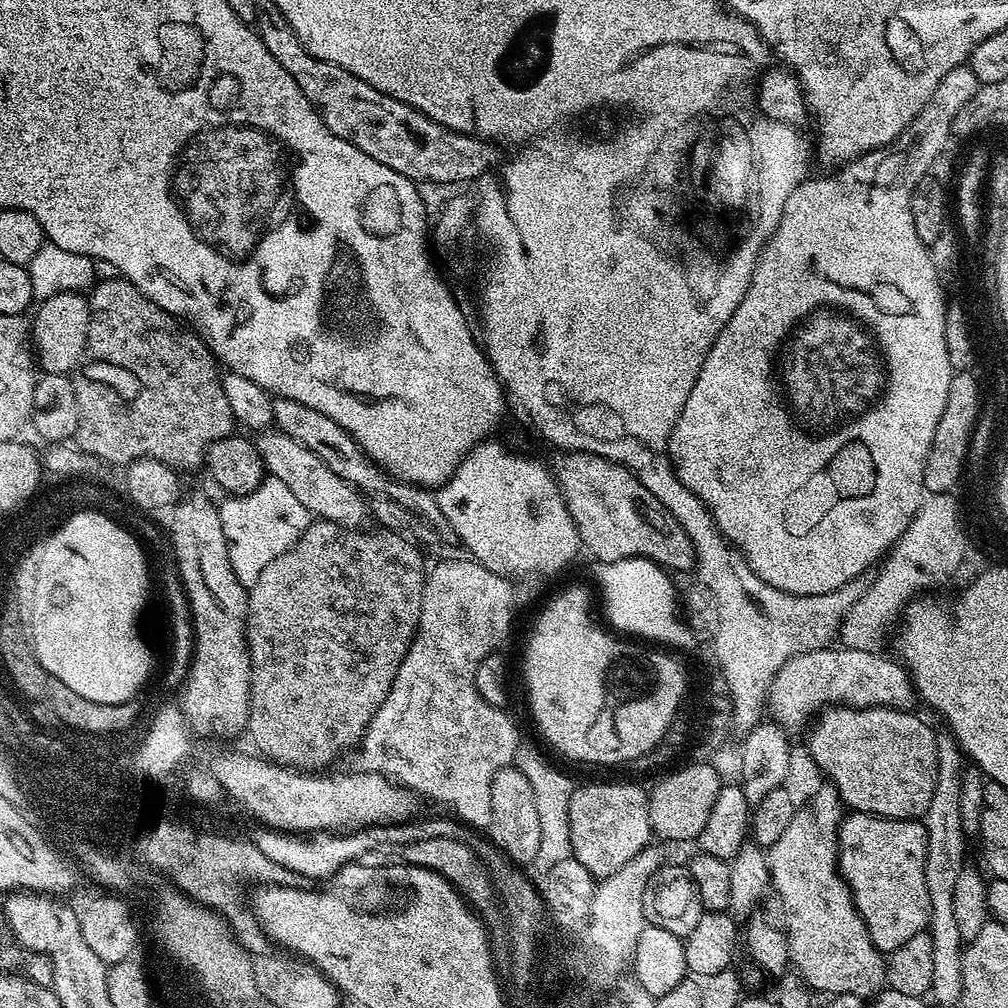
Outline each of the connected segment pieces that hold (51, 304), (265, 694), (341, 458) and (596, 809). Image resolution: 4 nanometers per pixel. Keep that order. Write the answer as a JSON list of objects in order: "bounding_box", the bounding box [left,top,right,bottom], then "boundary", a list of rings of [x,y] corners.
[{"bounding_box":[30,291,90,376],"boundary":[[[79,291],[54,294],[39,301],[35,312],[36,317],[30,320],[30,340],[39,367],[50,374],[67,376],[75,373],[85,359],[84,351],[88,345],[90,310],[87,295]]]},{"bounding_box":[247,519,426,770],"boundary":[[[317,519],[308,525],[308,529],[302,534],[302,538],[298,538],[298,542],[294,542],[294,546],[290,546],[290,550],[286,550],[286,554],[278,554],[278,558],[274,558],[274,562],[270,562],[270,566],[266,566],[266,570],[262,570],[262,574],[258,574],[258,582],[254,582],[248,588],[248,653],[252,659],[252,693],[250,694],[250,702],[248,703],[248,727],[247,735],[252,735],[252,740],[261,748],[259,751],[263,753],[267,759],[283,764],[289,768],[297,770],[324,770],[327,764],[332,764],[339,758],[343,752],[348,752],[359,745],[360,740],[364,737],[365,730],[370,726],[370,722],[374,718],[374,714],[378,714],[378,710],[382,706],[382,702],[386,702],[386,694],[390,694],[390,686],[394,686],[394,678],[398,674],[398,666],[402,666],[402,658],[406,658],[408,647],[412,644],[412,637],[416,635],[416,627],[420,621],[420,611],[422,610],[422,598],[424,597],[424,581],[426,579],[426,564],[424,568],[424,556],[411,544],[407,535],[389,530],[378,530],[380,532],[364,532],[359,527],[345,528],[334,521]]]},{"bounding_box":[272,396,456,542],"boundary":[[[278,396],[272,402],[272,422],[279,431],[284,432],[294,442],[301,443],[311,453],[316,454],[334,474],[338,474],[339,478],[351,484],[358,492],[369,497],[385,495],[386,498],[392,498],[394,502],[398,502],[398,505],[412,512],[416,518],[421,521],[424,519],[442,539],[450,542],[456,540],[450,522],[446,522],[446,514],[442,514],[442,506],[438,506],[435,495],[429,489],[422,488],[419,484],[405,484],[392,479],[352,441],[350,433],[342,430],[342,426],[338,426],[334,418],[322,414],[322,410],[310,410],[310,406],[302,406],[302,402],[294,402],[285,396]]]},{"bounding_box":[570,784,653,878],"boundary":[[[584,784],[573,787],[570,798],[571,857],[595,878],[622,870],[634,854],[649,847],[653,839],[648,813],[648,792],[636,784]]]}]

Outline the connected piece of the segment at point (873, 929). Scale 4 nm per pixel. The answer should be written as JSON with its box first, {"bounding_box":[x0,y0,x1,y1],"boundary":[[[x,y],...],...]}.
{"bounding_box":[840,811,930,954],"boundary":[[[849,811],[840,821],[840,875],[852,891],[852,900],[860,912],[869,936],[880,953],[889,954],[929,927],[930,895],[926,888],[927,834],[920,820],[891,820],[871,816],[869,812]]]}

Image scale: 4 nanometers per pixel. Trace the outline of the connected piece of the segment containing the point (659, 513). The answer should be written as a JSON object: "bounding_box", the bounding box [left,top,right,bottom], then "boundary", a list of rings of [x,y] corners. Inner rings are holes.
{"bounding_box":[556,452,696,573],"boundary":[[[564,452],[557,456],[556,485],[570,510],[570,518],[574,518],[581,545],[586,552],[588,548],[590,555],[597,556],[599,563],[644,557],[673,573],[693,571],[696,555],[686,530],[629,468],[589,452]]]}

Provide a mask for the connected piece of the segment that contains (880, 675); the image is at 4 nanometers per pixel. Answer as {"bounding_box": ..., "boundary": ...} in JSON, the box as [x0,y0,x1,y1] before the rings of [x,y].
{"bounding_box":[766,646,918,730],"boundary":[[[833,646],[791,656],[768,687],[766,708],[771,719],[784,730],[807,729],[813,717],[833,706],[911,709],[918,693],[908,669],[899,659],[880,655],[884,654]]]}

